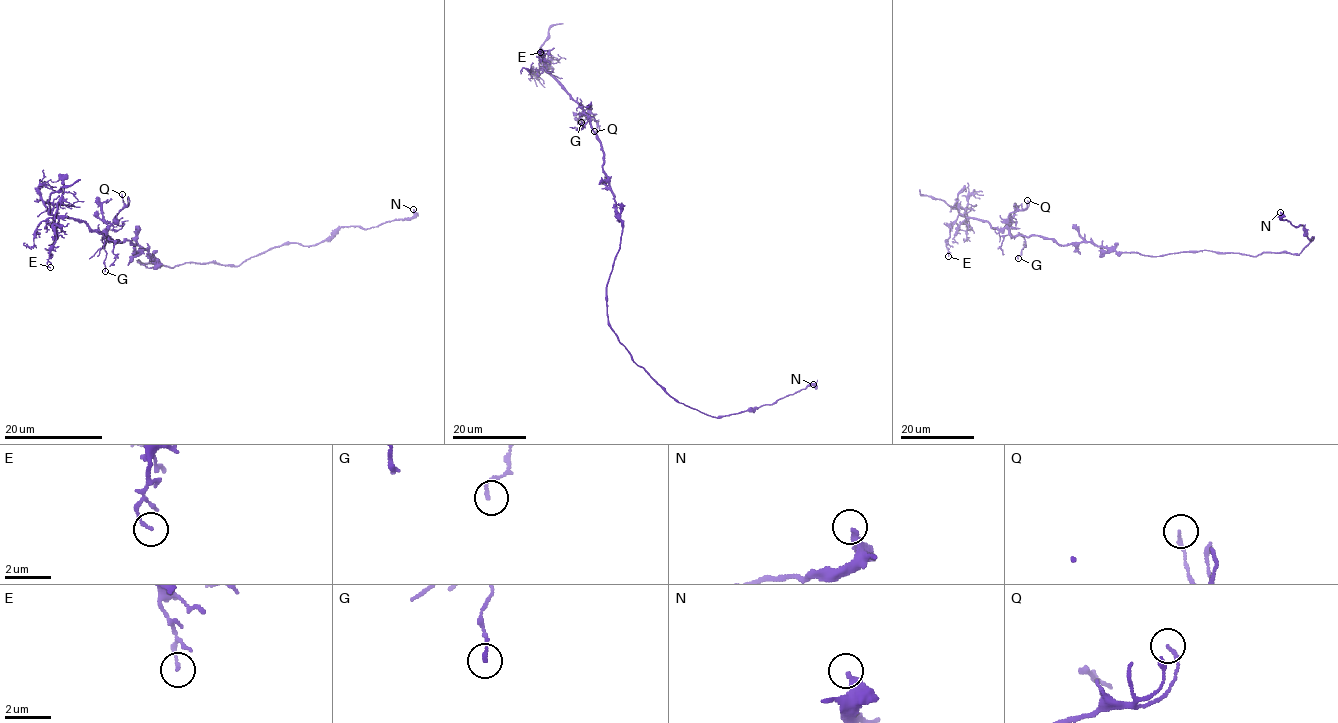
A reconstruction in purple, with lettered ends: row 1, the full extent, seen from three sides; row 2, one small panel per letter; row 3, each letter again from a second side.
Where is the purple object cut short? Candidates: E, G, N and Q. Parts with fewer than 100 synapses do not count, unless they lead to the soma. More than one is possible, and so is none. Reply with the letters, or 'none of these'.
none of these

